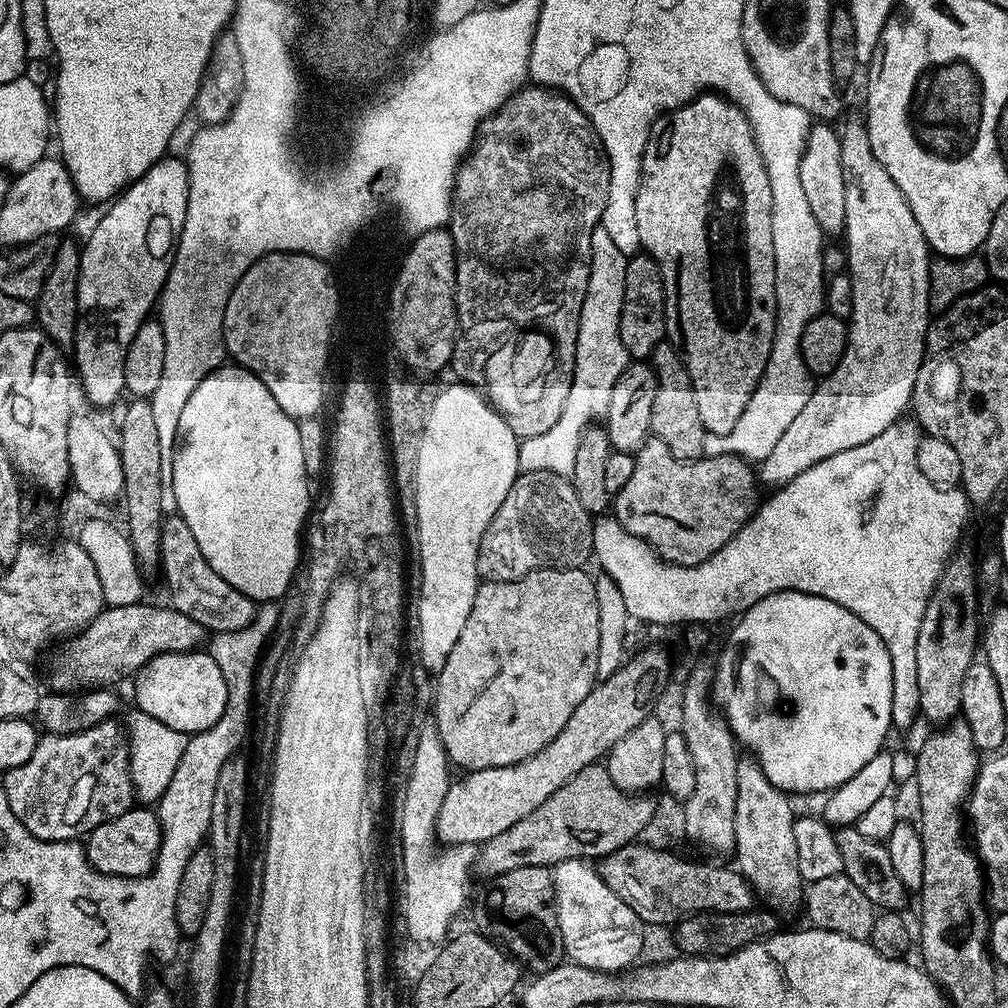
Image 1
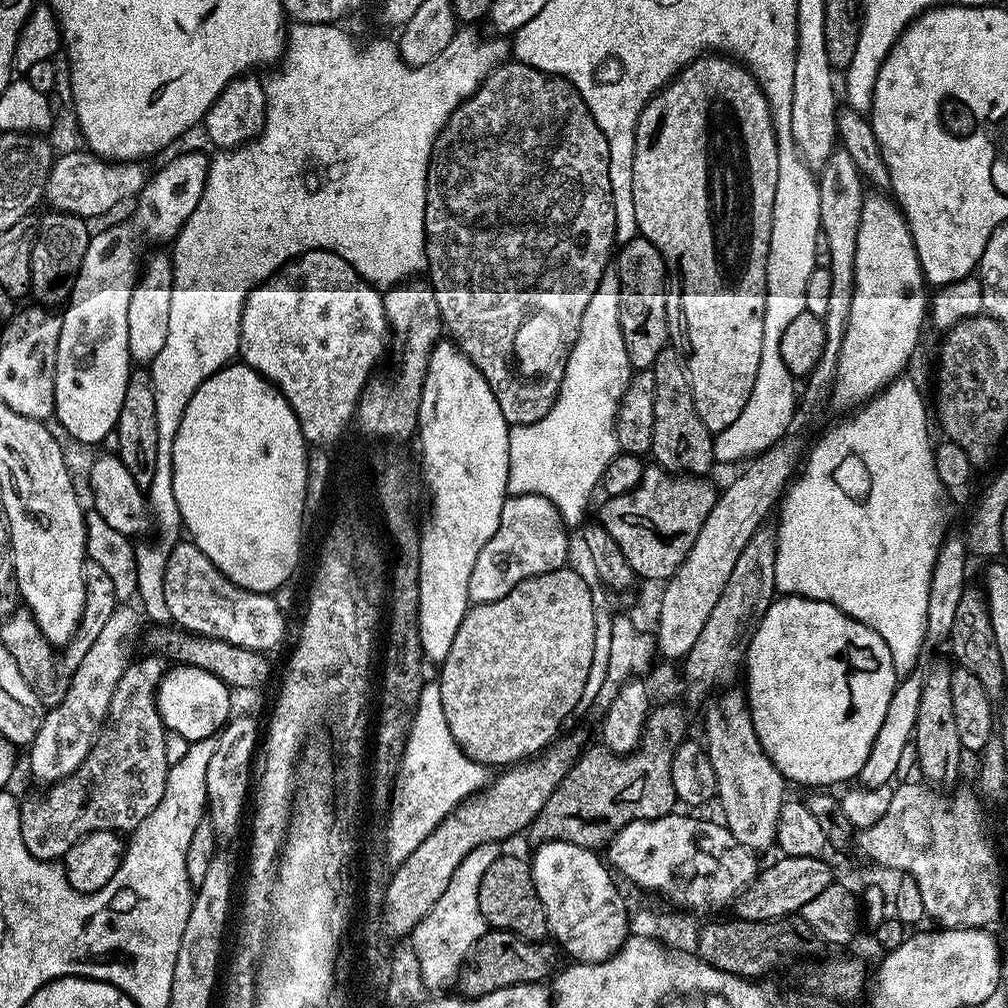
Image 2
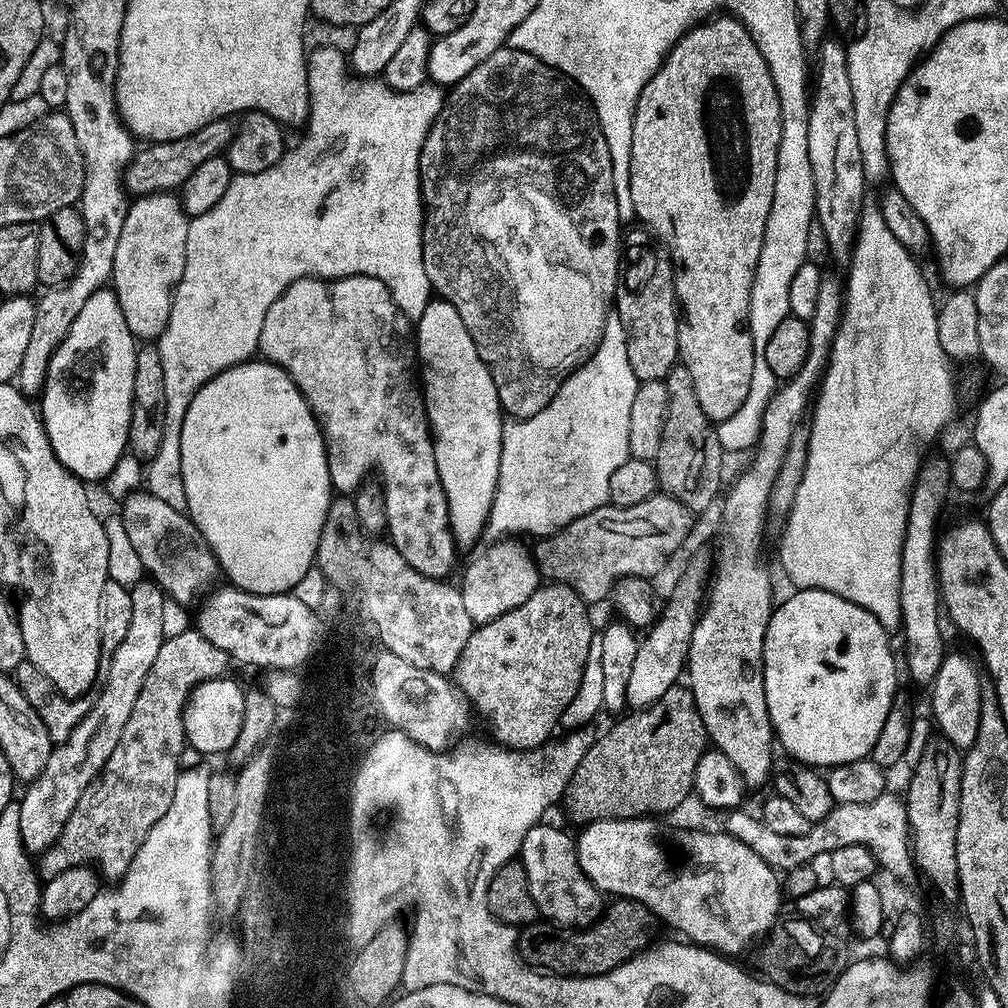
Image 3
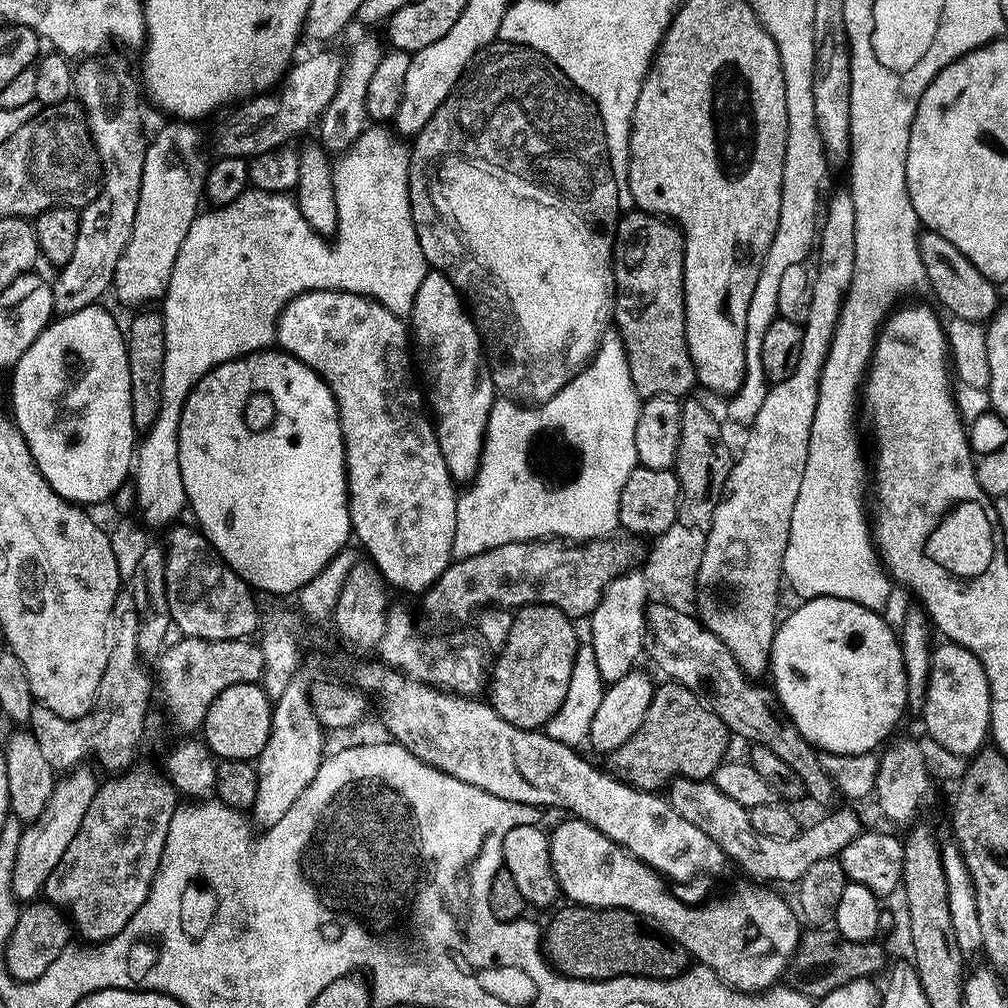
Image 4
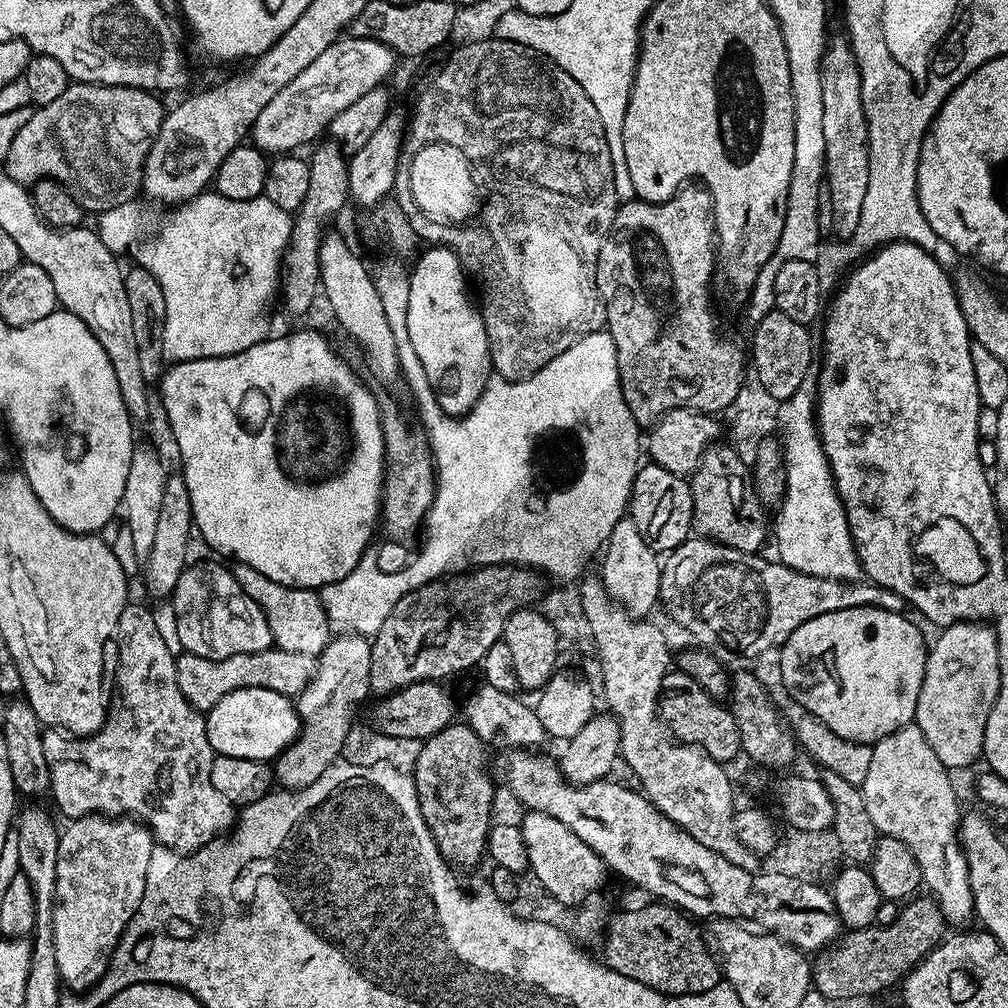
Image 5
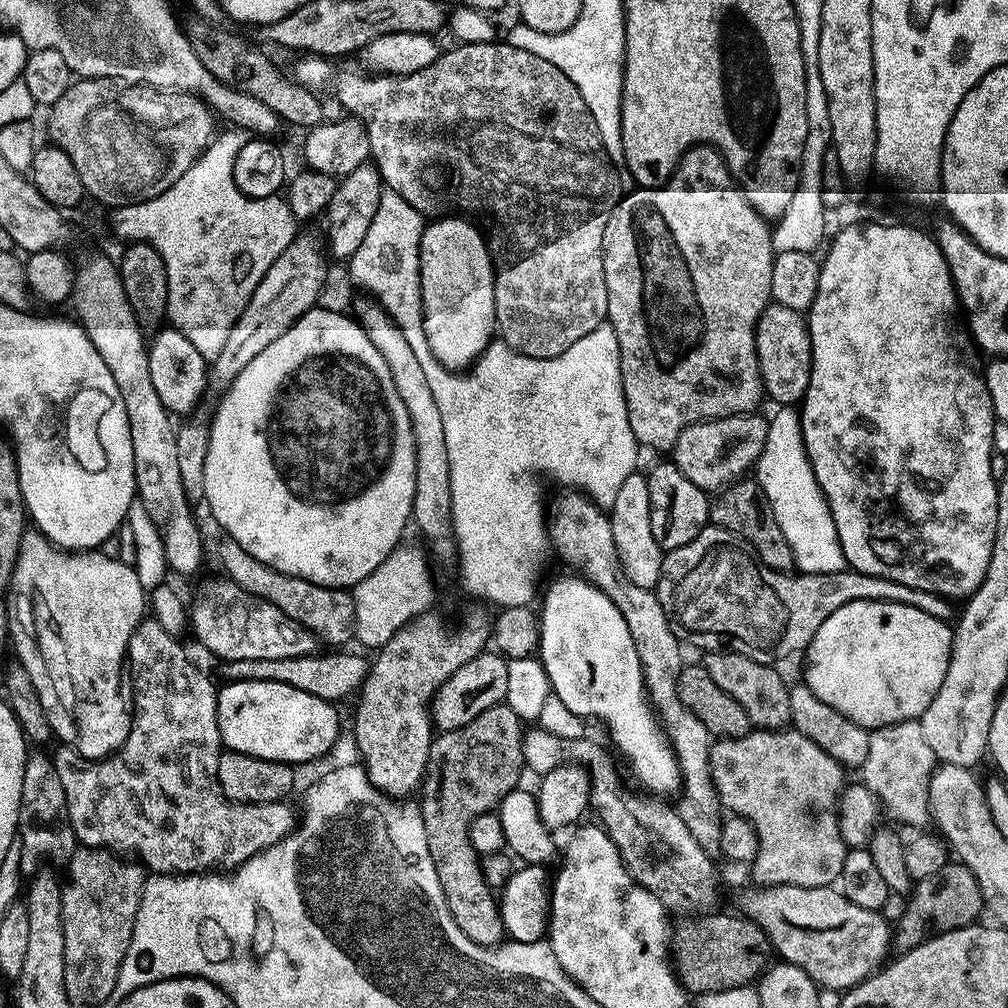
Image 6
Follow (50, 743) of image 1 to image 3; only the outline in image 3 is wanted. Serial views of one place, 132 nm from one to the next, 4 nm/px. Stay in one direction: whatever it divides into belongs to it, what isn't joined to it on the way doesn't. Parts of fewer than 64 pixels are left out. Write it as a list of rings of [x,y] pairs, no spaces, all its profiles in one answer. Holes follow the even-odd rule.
[[[195,630],[165,640],[162,650],[158,650],[158,658],[154,658],[154,664],[146,674],[146,680],[142,682],[138,702],[134,702],[134,710],[130,710],[130,720],[126,722],[126,730],[122,730],[118,746],[114,746],[114,754],[110,754],[96,781],[86,789],[82,798],[78,798],[78,806],[74,806],[56,843],[39,853],[38,872],[41,877],[62,874],[62,870],[70,870],[70,866],[79,864],[99,866],[103,879],[112,880],[108,882],[119,882],[124,877],[146,834],[150,834],[154,822],[158,822],[158,818],[170,810],[170,801],[174,799],[174,782],[178,782],[182,771],[180,755],[186,746],[184,703],[201,680],[221,679],[227,673],[224,671],[228,664],[230,665],[229,656],[218,650],[214,642],[206,642],[206,638],[202,638],[202,634]]]

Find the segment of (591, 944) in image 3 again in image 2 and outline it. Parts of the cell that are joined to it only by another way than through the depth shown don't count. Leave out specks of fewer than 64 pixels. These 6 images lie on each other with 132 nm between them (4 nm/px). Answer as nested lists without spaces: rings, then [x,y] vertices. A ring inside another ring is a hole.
[[[488,930],[477,942],[475,948],[464,961],[463,967],[459,971],[458,985],[460,984],[461,988],[459,988],[459,991],[465,997],[471,998],[473,996],[485,996],[494,990],[502,990],[510,986],[538,984],[547,981],[547,976],[550,975],[549,977],[551,977],[557,971],[556,963],[560,960],[559,955],[561,956],[561,953],[558,951],[555,943],[524,940],[523,937],[509,931]]]

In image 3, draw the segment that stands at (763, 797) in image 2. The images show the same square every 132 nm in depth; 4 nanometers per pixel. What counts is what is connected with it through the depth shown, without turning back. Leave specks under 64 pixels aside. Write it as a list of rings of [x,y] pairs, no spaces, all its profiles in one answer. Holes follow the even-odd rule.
[[[826,278],[818,288],[818,303],[814,310],[814,318],[808,321],[810,330],[810,350],[806,362],[798,374],[792,379],[781,383],[777,387],[768,409],[764,412],[758,451],[755,453],[756,465],[748,468],[732,484],[732,489],[723,497],[724,500],[724,533],[720,536],[720,545],[716,548],[716,573],[711,573],[710,587],[706,592],[706,599],[702,605],[700,616],[696,620],[696,629],[688,647],[688,662],[686,665],[686,684],[692,689],[692,697],[698,706],[698,714],[702,714],[702,722],[708,731],[711,747],[716,748],[730,762],[734,762],[734,770],[742,774],[745,785],[749,789],[767,785],[772,778],[772,744],[774,748],[774,733],[770,714],[766,706],[766,686],[764,685],[764,643],[766,630],[774,611],[772,604],[772,576],[764,565],[764,523],[770,520],[770,505],[768,499],[772,488],[776,485],[776,473],[784,452],[792,441],[792,436],[801,427],[806,413],[810,408],[810,401],[817,391],[818,385],[828,367],[832,344],[843,318],[845,285],[832,278]]]

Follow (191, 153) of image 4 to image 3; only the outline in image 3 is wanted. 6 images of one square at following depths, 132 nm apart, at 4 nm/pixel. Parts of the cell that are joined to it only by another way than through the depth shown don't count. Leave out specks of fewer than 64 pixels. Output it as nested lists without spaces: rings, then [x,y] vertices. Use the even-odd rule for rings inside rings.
[[[152,192],[149,196],[138,196],[128,205],[126,222],[122,222],[122,235],[118,237],[118,250],[114,250],[110,287],[116,293],[118,306],[122,306],[122,318],[126,318],[126,326],[137,341],[159,341],[162,333],[168,329],[172,296],[182,278],[182,270],[186,270],[186,234],[189,219],[181,197],[172,192]]]

